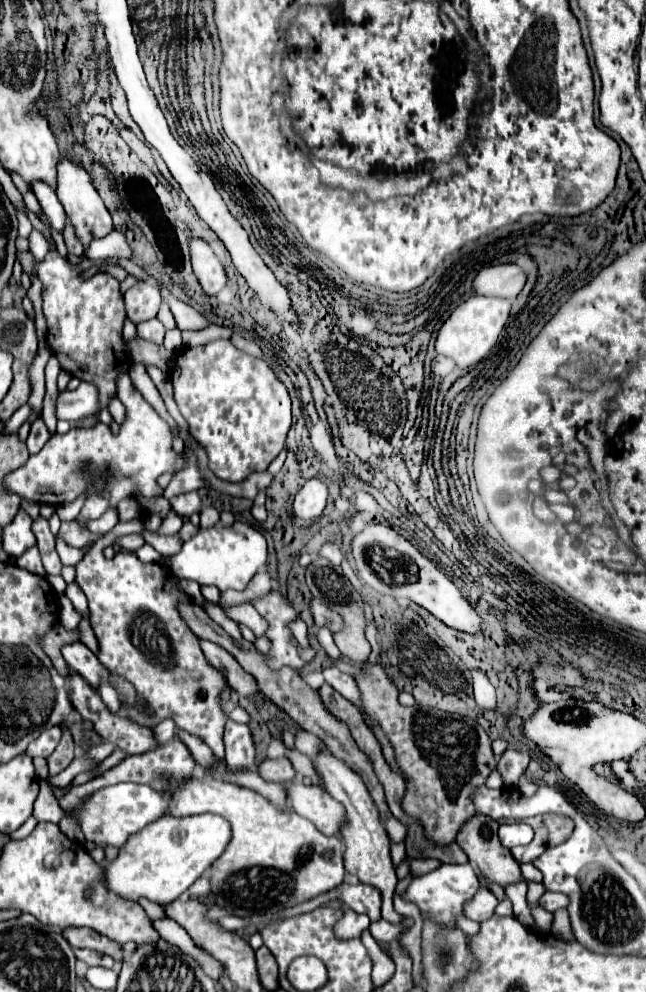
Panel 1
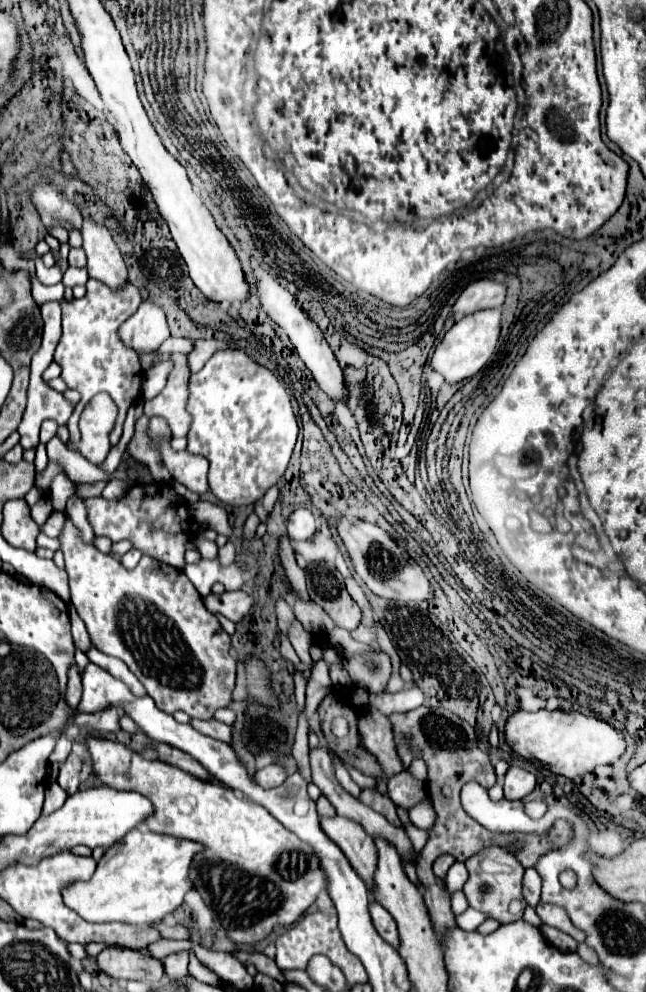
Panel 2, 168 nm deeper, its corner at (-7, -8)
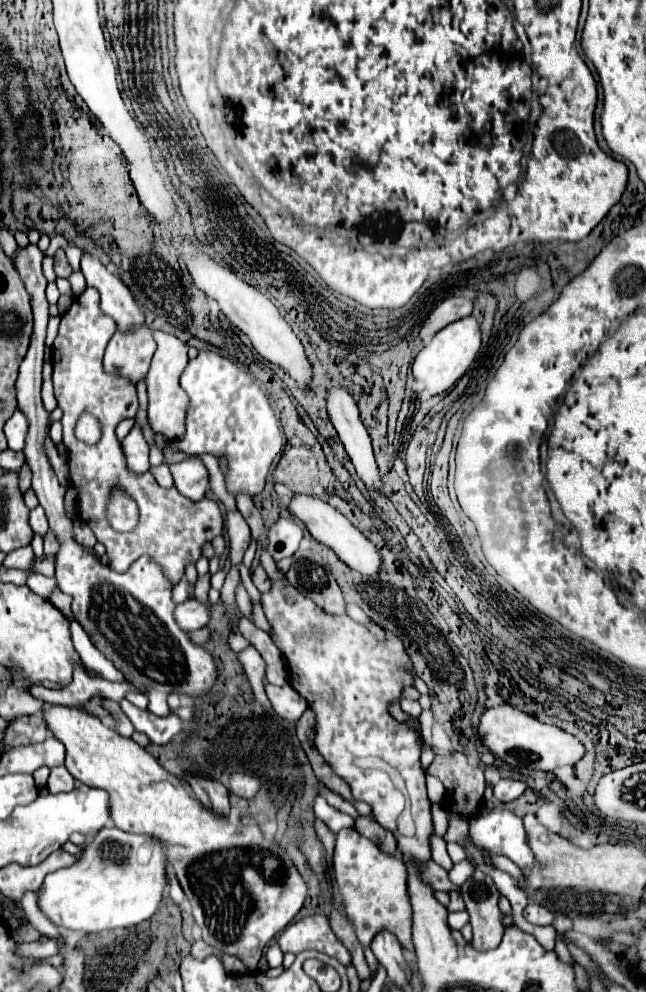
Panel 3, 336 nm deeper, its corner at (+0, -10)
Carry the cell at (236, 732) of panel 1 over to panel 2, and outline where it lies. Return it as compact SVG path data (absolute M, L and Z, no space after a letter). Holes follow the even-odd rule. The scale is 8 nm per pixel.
M191 719L189 721L193 729L197 729L199 733L205 733L205 735L219 739L223 743L232 743L232 726L226 725L211 719L211 721L201 721L201 719Z

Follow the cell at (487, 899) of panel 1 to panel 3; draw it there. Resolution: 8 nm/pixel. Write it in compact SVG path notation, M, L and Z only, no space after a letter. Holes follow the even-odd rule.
M458 911L458 913L450 913L448 915L448 925L452 929L462 929L466 923L468 923L468 911Z

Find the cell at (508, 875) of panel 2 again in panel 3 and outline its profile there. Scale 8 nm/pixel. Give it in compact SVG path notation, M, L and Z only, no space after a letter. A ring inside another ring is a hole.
M476 869L474 875L460 887L460 893L474 929L472 945L480 951L496 947L504 933L504 913L498 907L500 891L496 883L490 875Z

